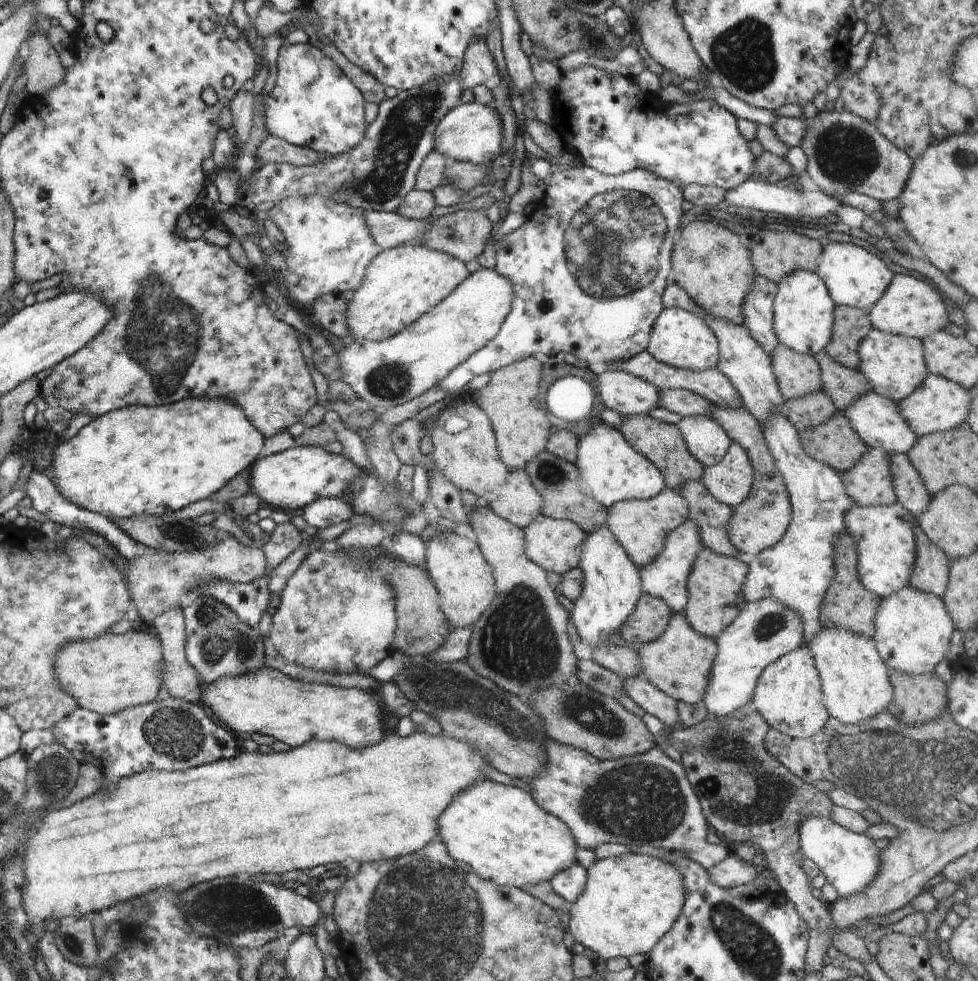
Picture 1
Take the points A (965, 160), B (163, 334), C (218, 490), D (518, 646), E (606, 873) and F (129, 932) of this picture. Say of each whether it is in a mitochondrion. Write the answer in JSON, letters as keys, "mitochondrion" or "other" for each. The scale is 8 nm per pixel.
{"A":"mitochondrion","B":"mitochondrion","C":"other","D":"mitochondrion","E":"other","F":"other"}

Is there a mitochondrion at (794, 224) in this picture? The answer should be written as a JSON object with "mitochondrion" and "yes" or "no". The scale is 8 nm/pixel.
{"mitochondrion":"no"}

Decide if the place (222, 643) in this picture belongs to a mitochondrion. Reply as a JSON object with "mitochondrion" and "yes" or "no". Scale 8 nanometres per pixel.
{"mitochondrion":"yes"}

